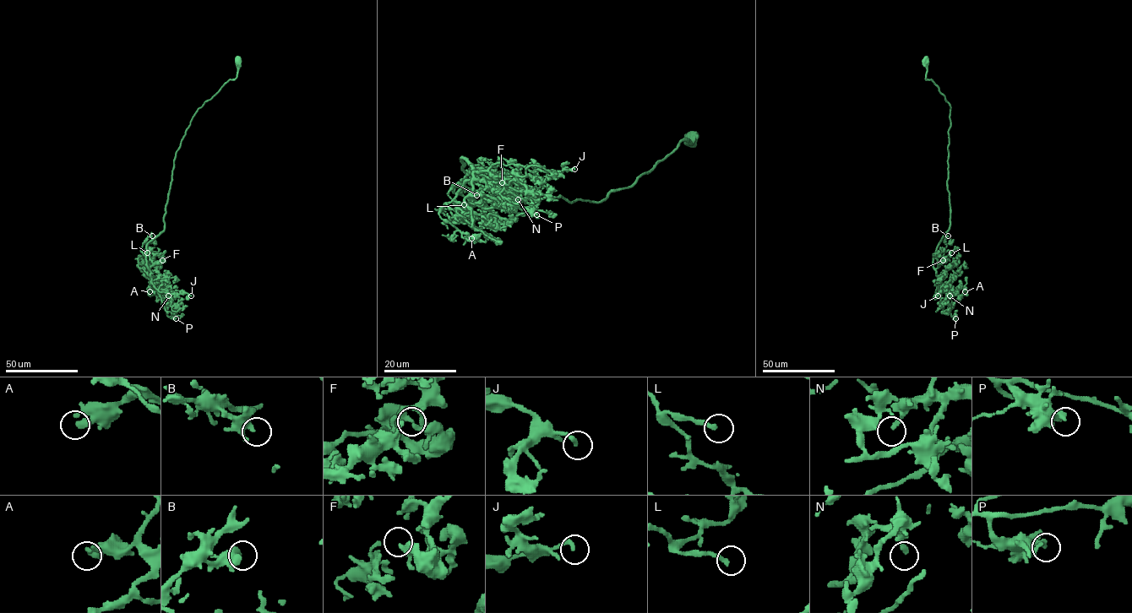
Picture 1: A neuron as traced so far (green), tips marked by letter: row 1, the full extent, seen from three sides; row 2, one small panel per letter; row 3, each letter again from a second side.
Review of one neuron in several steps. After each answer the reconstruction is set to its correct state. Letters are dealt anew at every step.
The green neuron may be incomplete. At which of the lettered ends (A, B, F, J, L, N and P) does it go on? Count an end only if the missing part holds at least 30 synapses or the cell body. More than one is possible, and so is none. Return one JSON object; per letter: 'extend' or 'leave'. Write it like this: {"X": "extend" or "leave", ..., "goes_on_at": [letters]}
{"A": "leave", "B": "leave", "F": "leave", "J": "leave", "L": "extend", "N": "leave", "P": "leave", "goes_on_at": ["L"]}

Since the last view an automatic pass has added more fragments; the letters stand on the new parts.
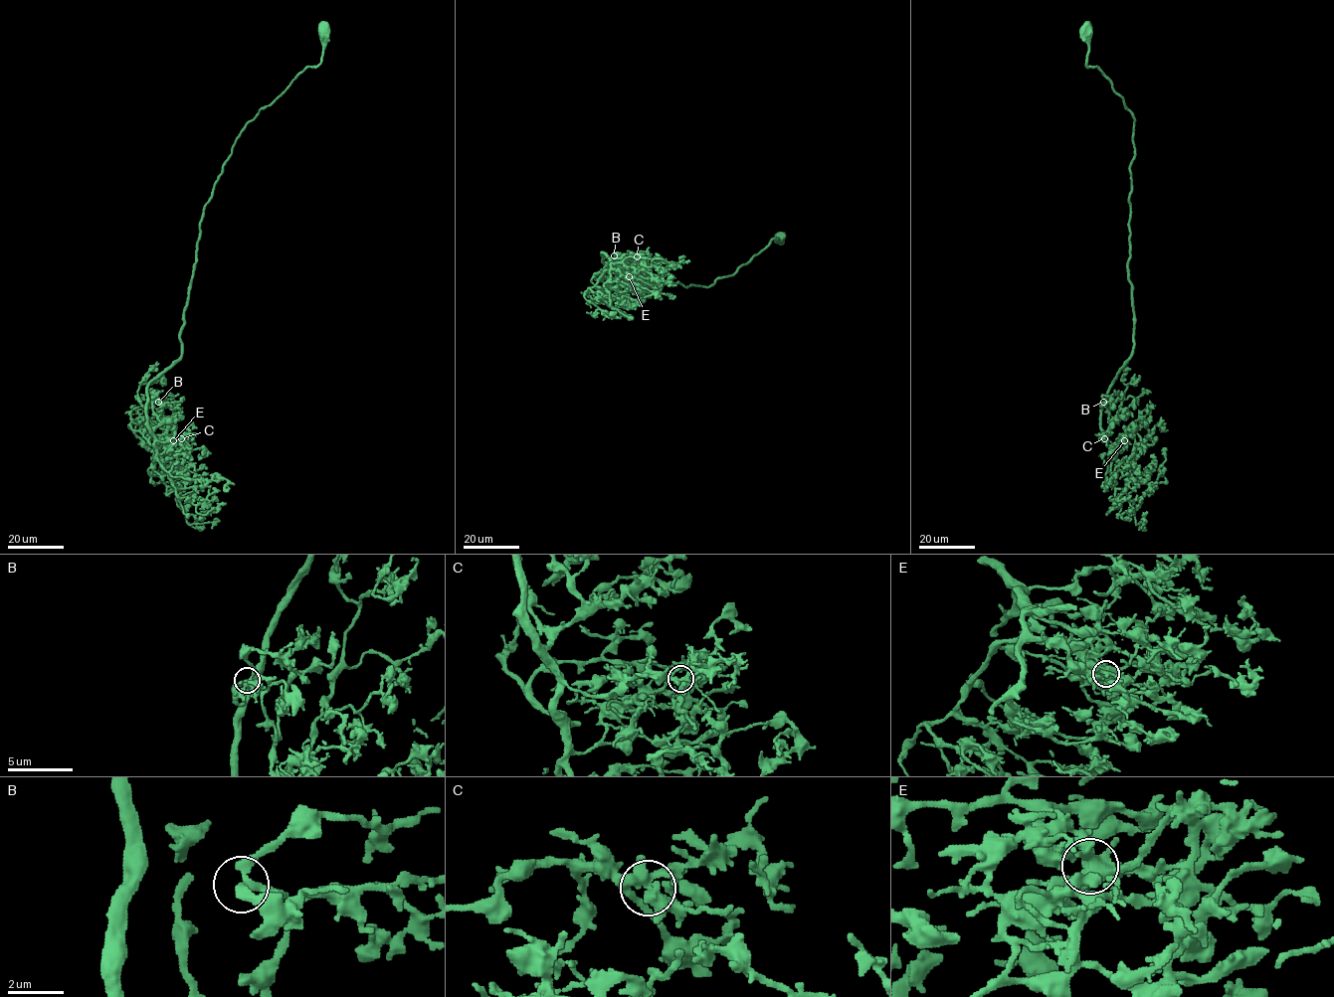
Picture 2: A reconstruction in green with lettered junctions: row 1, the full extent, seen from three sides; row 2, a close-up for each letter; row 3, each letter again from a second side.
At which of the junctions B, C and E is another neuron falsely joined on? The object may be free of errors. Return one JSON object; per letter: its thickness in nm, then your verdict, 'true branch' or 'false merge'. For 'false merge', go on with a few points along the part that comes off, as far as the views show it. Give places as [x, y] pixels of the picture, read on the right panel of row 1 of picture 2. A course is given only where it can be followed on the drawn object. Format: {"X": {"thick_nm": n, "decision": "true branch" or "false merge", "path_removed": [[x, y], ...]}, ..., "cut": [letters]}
{"B": {"thick_nm": 240, "decision": "true branch"}, "C": {"thick_nm": 400, "decision": "true branch"}, "E": {"thick_nm": 500, "decision": "false merge", "path_removed": [[1125, 440], [1119, 444], [1109, 440]]}, "cut": ["E"]}

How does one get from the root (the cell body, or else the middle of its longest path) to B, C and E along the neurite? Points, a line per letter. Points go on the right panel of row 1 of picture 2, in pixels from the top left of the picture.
B: (1086, 31), (1086, 65), (1101, 72), (1134, 119), (1127, 264), (1133, 353), (1100, 411), (1107, 431), (1103, 402)
C: (1086, 31), (1086, 65), (1101, 72), (1134, 119), (1127, 264), (1133, 353), (1117, 372), (1100, 411), (1104, 438)
E: (1086, 31), (1086, 65), (1101, 72), (1134, 119), (1127, 264), (1133, 353), (1100, 411), (1110, 452), (1125, 440)

